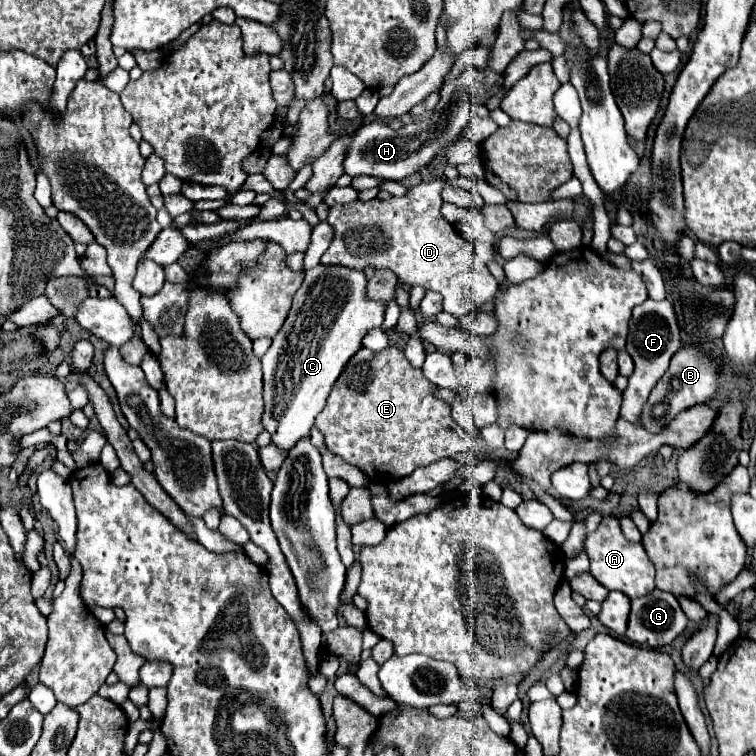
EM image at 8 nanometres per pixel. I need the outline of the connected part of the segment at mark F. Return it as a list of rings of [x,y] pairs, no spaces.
[[[646,300],[644,304],[638,304],[634,308],[630,326],[628,326],[628,338],[626,338],[626,352],[634,360],[634,374],[628,378],[628,388],[624,392],[624,402],[622,402],[622,410],[620,410],[620,416],[624,420],[638,426],[638,418],[640,418],[642,406],[646,404],[646,400],[650,396],[650,390],[656,386],[658,378],[666,372],[670,358],[674,356],[674,352],[680,346],[682,346],[680,328],[676,322],[674,308],[668,300],[660,300],[660,302]]]

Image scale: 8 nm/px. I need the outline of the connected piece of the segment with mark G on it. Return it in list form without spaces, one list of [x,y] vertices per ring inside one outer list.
[[[652,590],[642,598],[632,600],[626,636],[630,642],[648,648],[670,644],[686,628],[686,614],[678,600],[660,590]]]

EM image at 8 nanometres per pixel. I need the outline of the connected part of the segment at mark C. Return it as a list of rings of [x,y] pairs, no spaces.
[[[322,264],[304,272],[304,282],[294,294],[292,308],[272,346],[262,356],[266,406],[262,424],[280,450],[290,452],[300,438],[310,434],[314,418],[322,412],[346,362],[362,348],[366,332],[382,326],[382,304],[366,300],[364,290],[364,272]]]

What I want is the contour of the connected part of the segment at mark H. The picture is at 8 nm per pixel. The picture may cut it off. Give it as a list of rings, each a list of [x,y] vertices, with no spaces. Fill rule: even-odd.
[[[468,68],[460,78],[450,80],[442,86],[440,102],[434,108],[430,122],[412,122],[400,130],[392,130],[382,120],[372,120],[360,126],[346,148],[344,158],[344,172],[348,176],[376,176],[382,180],[400,182],[406,176],[418,172],[420,168],[428,166],[436,152],[444,150],[452,144],[466,128],[470,120],[470,110],[474,102],[480,102],[486,92],[484,76],[478,68]]]

